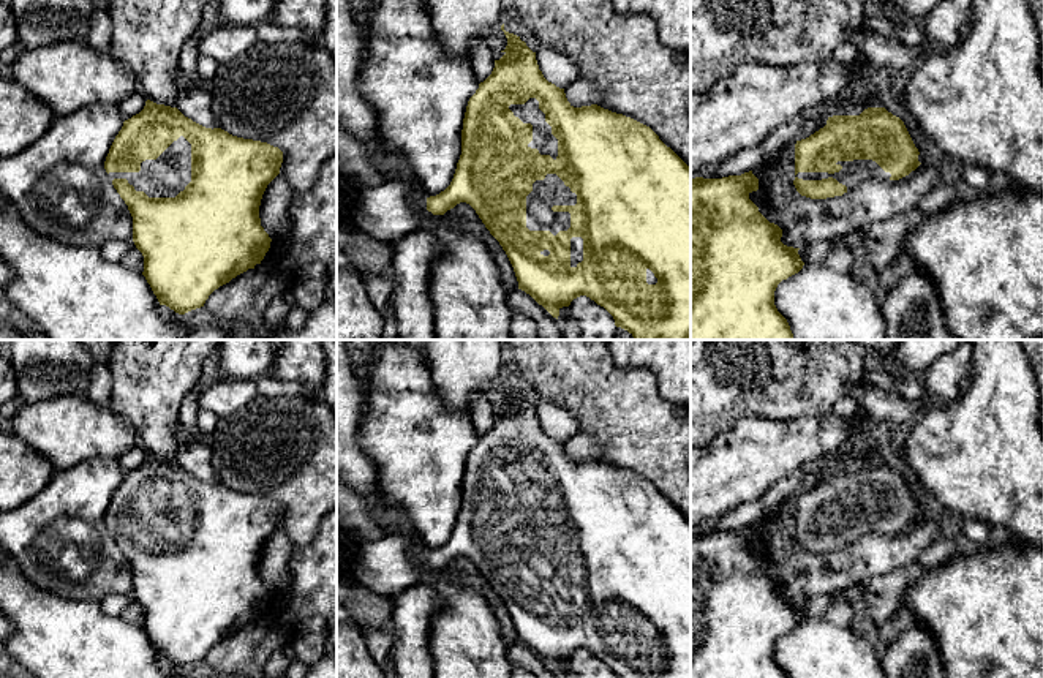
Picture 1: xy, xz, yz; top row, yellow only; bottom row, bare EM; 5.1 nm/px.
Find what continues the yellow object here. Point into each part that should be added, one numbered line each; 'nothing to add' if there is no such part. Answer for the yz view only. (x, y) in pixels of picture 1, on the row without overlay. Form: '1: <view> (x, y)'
1: yz (857, 525)

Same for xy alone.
1: xy (166, 530)

